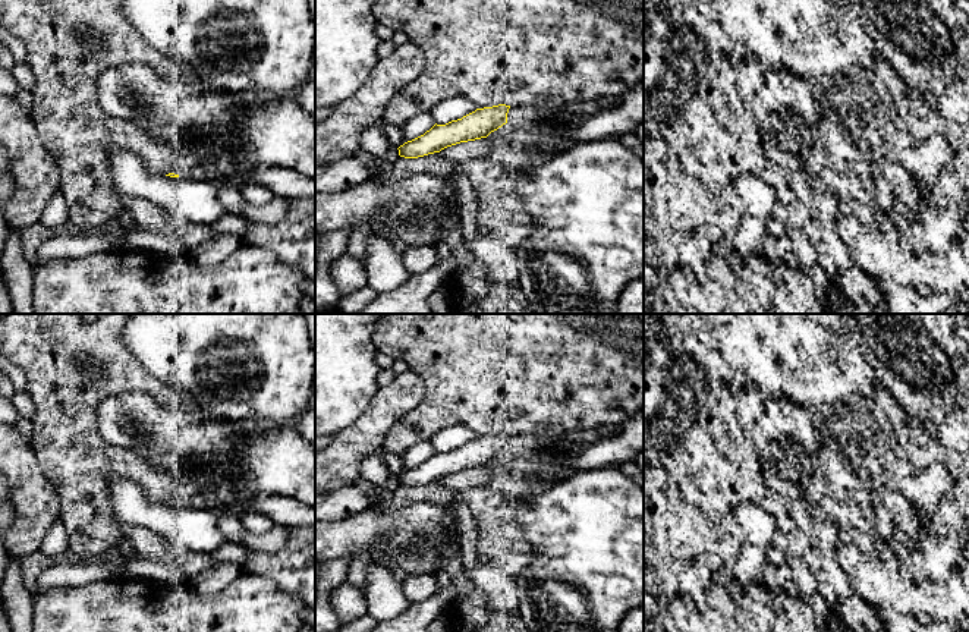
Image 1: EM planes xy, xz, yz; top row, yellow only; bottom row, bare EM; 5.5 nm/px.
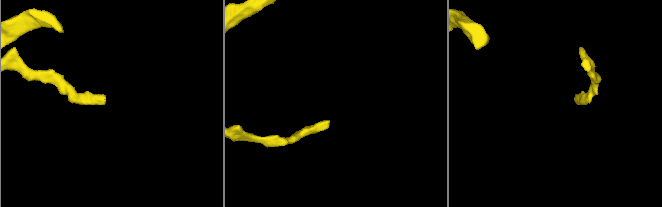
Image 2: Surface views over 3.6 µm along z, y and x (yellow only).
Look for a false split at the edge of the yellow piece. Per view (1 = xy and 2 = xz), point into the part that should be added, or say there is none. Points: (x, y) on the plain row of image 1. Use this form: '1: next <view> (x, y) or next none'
1: next none
2: next xz (521, 443)

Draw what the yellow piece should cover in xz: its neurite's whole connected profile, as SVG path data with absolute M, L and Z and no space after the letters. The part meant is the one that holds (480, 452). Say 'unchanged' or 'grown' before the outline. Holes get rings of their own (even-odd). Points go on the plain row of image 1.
grown; M608 424L597 428L575 431L564 436L548 433L498 433L493 436L476 437L462 447L452 449L446 453L434 453L424 463L400 474L399 484L405 487L418 487L428 482L468 469L487 466L491 460L509 452L516 456L529 456L539 447L588 444L605 436L616 434L623 424Z

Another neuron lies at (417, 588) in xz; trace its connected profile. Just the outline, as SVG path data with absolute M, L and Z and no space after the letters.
M408 576L402 581L405 597L410 604L422 603L437 592L435 576Z

